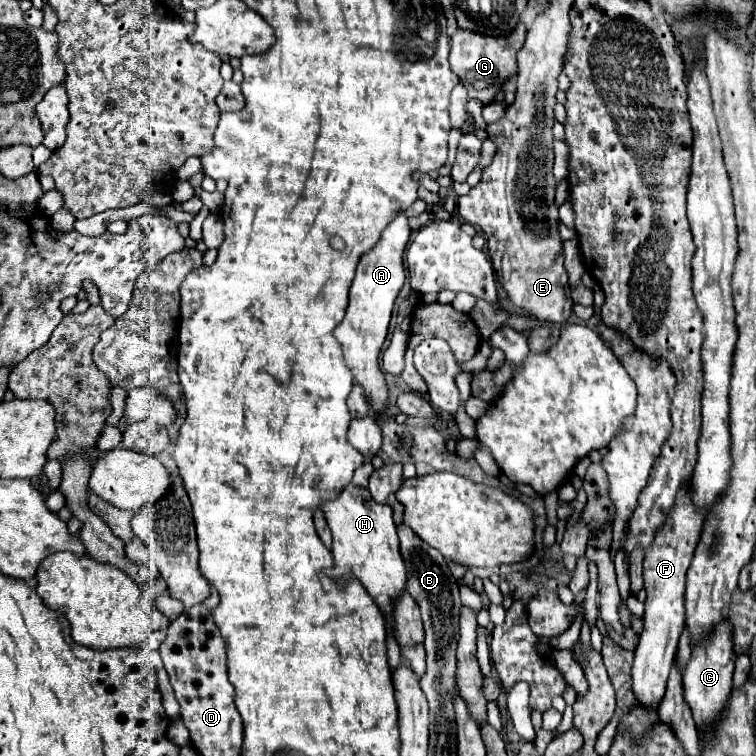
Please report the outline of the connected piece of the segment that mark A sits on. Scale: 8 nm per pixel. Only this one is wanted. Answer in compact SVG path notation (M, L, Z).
M398 211L396 217L388 223L388 227L382 231L380 241L360 259L354 283L350 287L350 303L346 309L346 317L334 331L336 339L342 343L344 359L352 369L356 383L360 383L366 389L366 395L376 411L380 411L388 399L384 373L380 371L380 365L378 365L378 355L386 341L394 301L406 279L402 255L410 239L410 233L412 229L408 225L406 211Z

